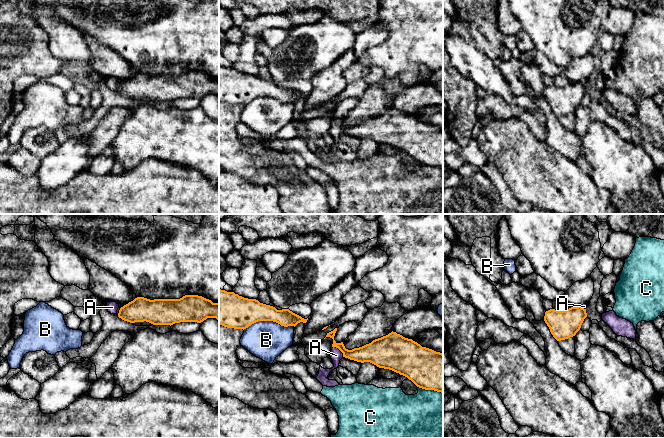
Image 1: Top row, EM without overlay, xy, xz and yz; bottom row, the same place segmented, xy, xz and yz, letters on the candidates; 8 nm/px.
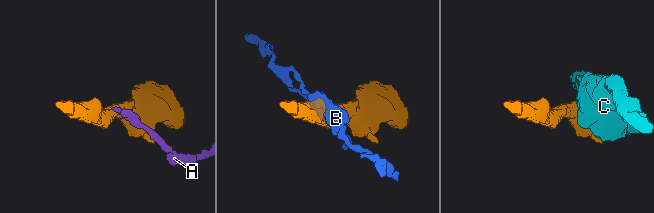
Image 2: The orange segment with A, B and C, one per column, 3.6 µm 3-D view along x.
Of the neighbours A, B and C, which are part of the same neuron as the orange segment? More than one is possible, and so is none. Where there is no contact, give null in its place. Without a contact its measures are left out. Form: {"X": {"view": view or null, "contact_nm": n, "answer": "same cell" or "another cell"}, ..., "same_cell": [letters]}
{"A": {"view": "xz", "contact_nm": 120, "answer": "another cell"}, "B": {"view": "xz", "contact_nm": 420, "answer": "another cell"}, "C": {"view": "xz", "contact_nm": 200, "answer": "another cell"}, "same_cell": []}

